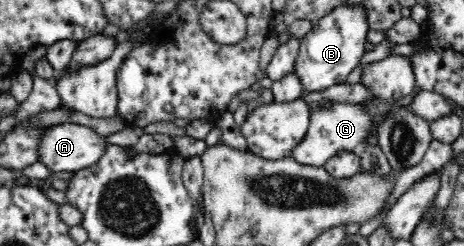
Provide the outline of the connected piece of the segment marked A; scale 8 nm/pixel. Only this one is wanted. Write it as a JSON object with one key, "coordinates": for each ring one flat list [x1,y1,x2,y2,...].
{"coordinates":[[58,124,42,130,40,142,38,142,38,160,36,161,44,164,53,173,74,173,98,162,98,158,102,157,107,145,106,137,102,137,86,126]]}

